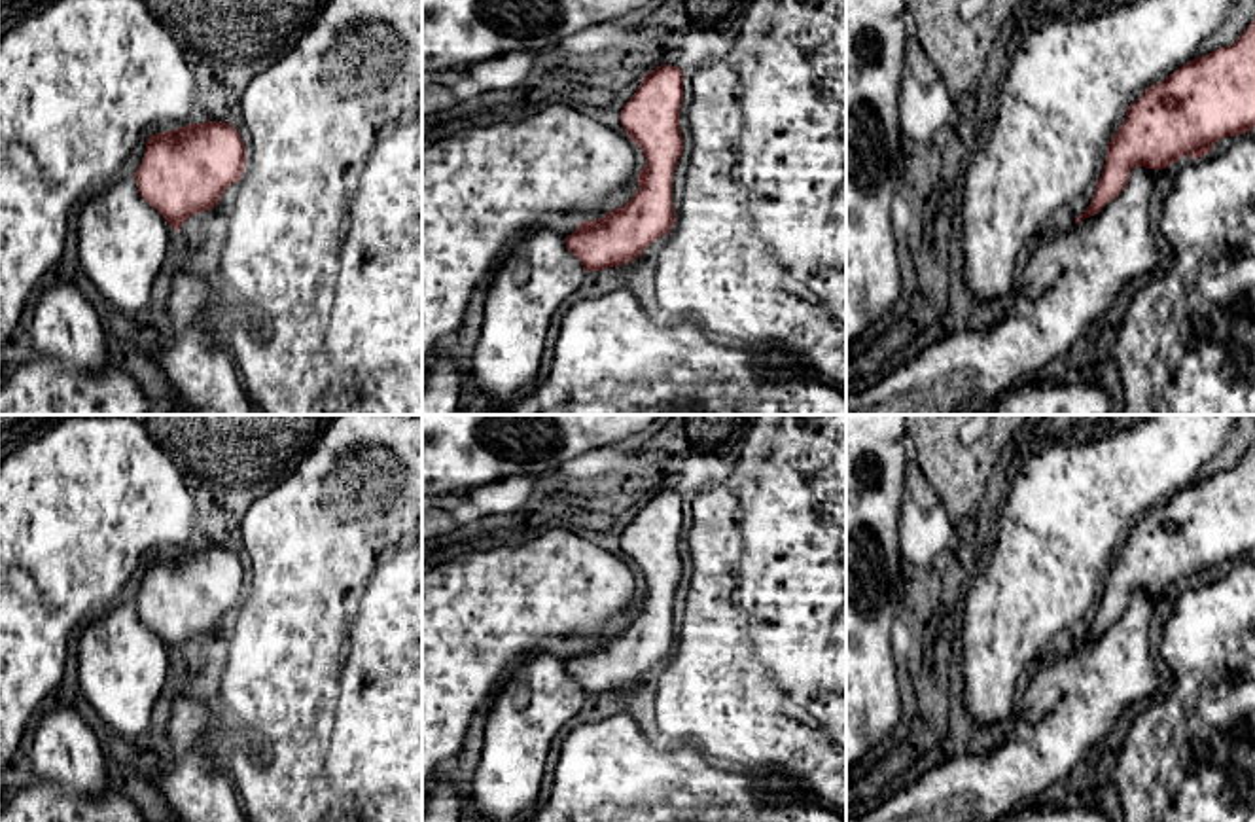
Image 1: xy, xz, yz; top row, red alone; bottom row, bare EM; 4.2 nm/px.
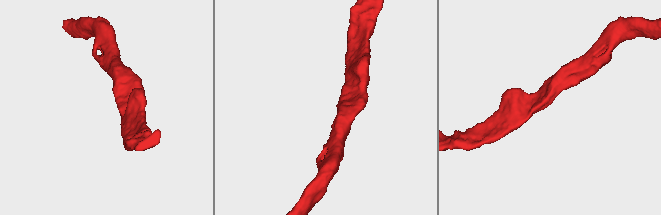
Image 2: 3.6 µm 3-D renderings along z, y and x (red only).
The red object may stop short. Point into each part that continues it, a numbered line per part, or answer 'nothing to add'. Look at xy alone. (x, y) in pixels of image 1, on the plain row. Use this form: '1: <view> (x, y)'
nothing to add

